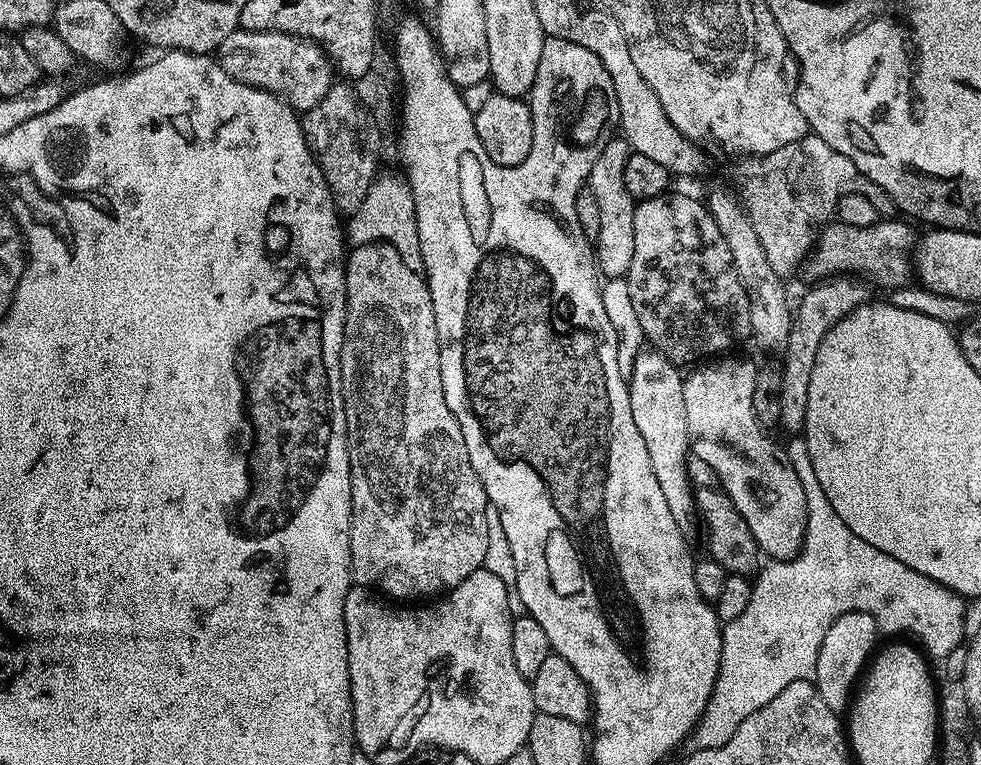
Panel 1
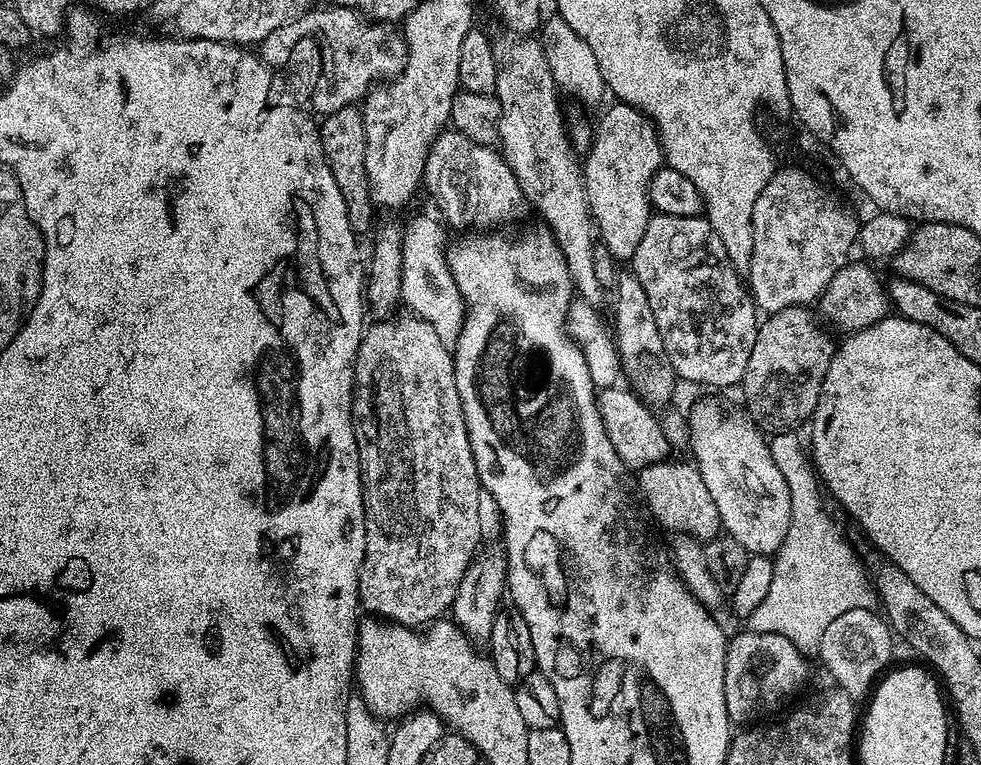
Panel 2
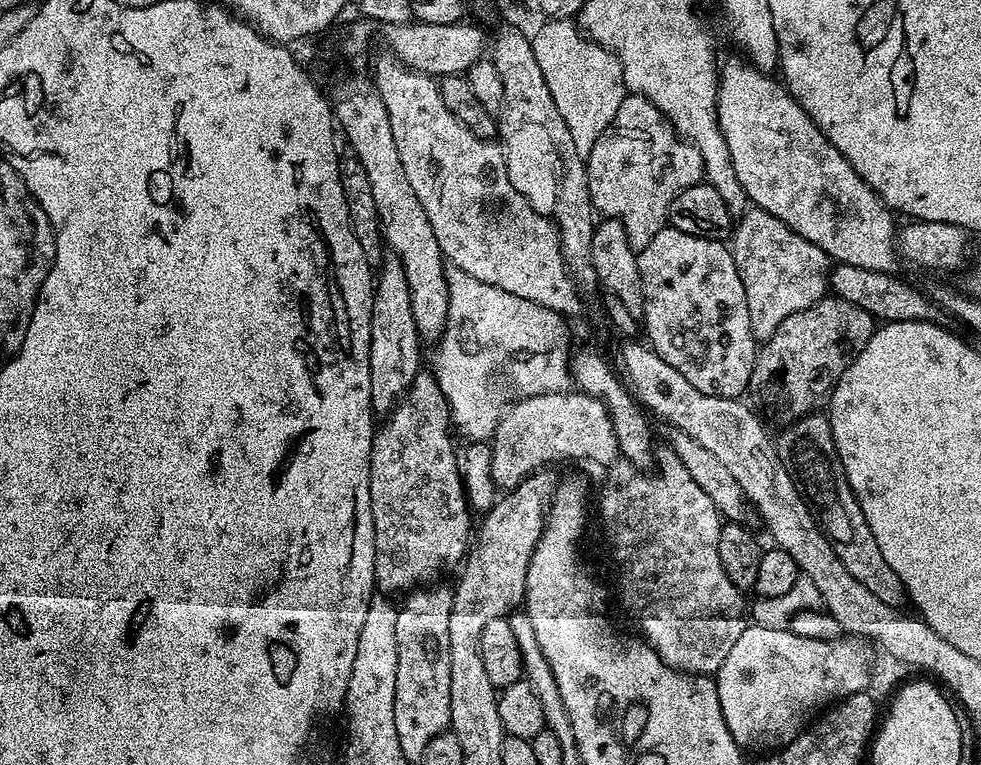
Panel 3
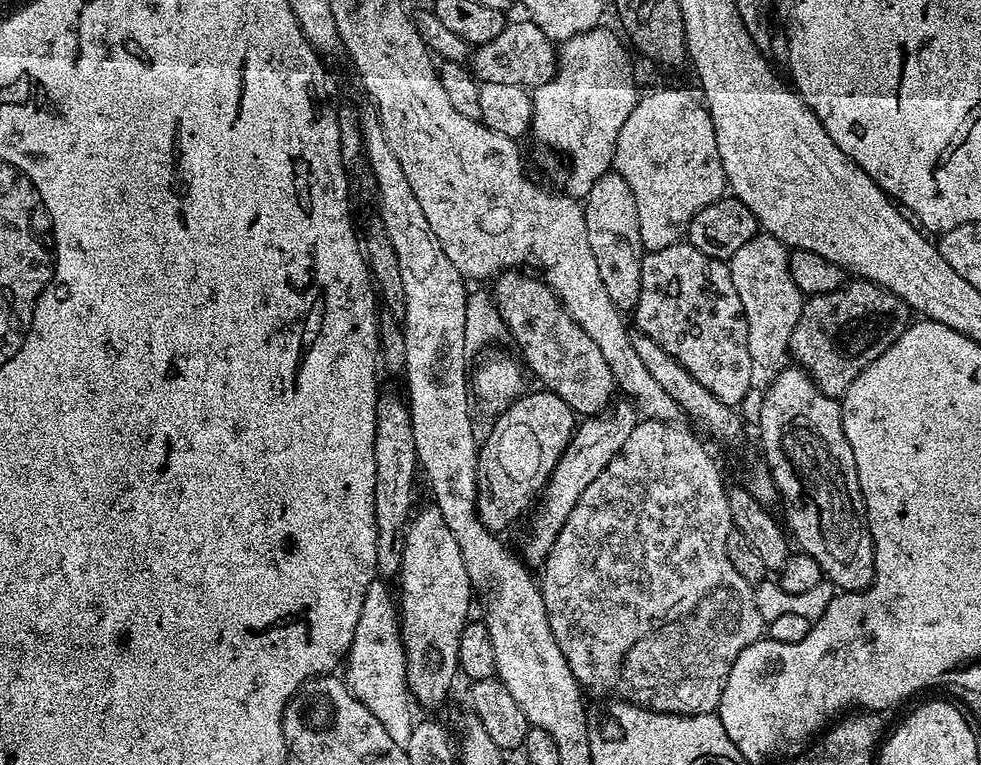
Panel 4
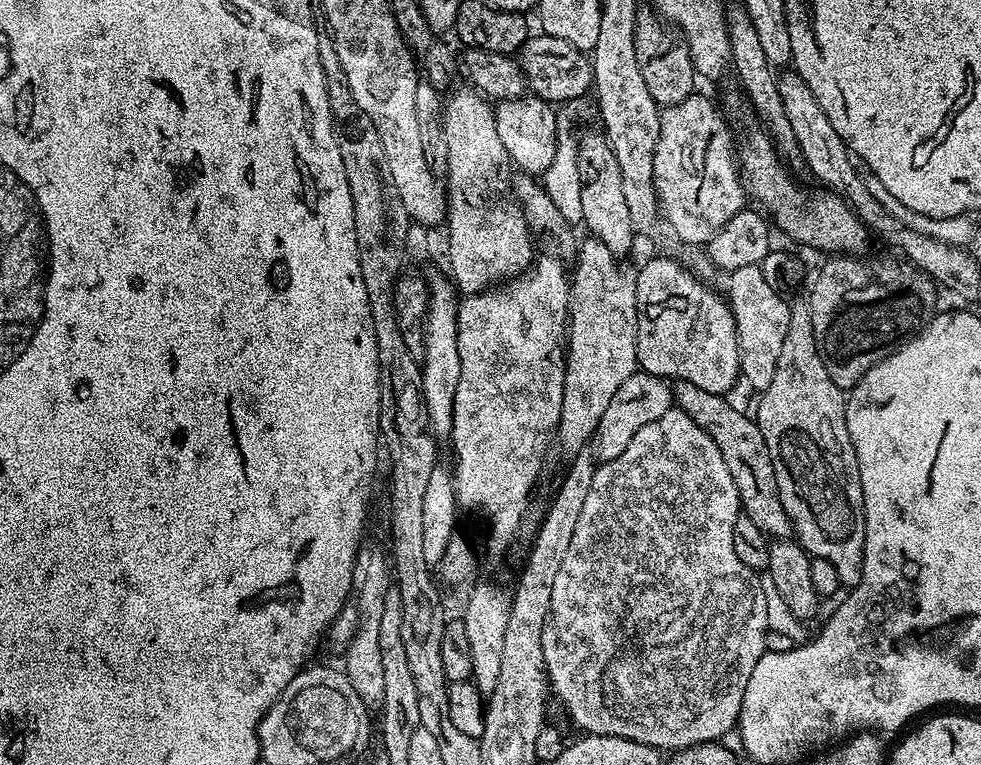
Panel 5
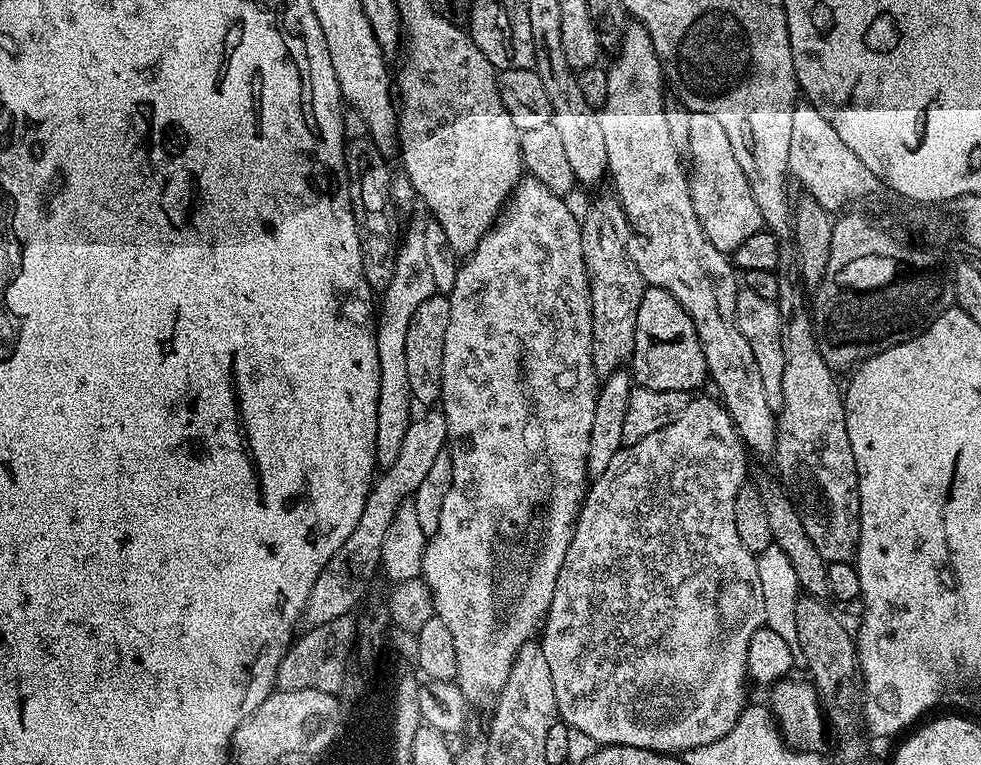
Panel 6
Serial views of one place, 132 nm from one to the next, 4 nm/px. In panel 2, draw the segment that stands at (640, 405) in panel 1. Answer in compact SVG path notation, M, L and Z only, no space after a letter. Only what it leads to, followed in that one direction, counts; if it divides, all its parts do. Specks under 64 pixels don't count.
M635 274L621 275L614 291L616 298L616 332L614 344L621 365L632 376L636 383L635 391L649 405L664 404L676 392L678 377L672 369L670 358L666 354L666 346L662 346L662 334L658 334L658 322L654 322L654 310L650 307L650 298L646 298L646 290L642 290L642 282L638 282Z

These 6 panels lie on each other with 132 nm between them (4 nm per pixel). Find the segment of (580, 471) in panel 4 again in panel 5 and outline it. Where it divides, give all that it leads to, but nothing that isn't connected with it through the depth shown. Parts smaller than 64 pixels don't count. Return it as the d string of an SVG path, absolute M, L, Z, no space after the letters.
M637 370L614 394L610 406L606 406L606 414L602 414L602 422L598 422L598 430L594 437L596 459L607 462L619 457L628 446L631 438L650 422L658 422L658 418L674 407L673 385L665 377L651 376L649 372Z

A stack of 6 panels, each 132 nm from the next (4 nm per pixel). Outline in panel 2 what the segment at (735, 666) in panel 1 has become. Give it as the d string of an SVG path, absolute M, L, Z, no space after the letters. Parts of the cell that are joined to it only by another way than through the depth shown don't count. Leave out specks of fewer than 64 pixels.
M780 430L773 435L776 437L768 440L774 462L778 462L778 468L790 486L792 517L790 530L774 554L774 582L770 585L770 594L766 594L762 606L758 606L750 618L750 628L754 632L768 632L768 626L774 626L776 622L786 622L790 626L816 622L816 632L822 634L838 614L846 614L846 610L855 608L872 608L878 600L859 554L824 509L825 497L809 449L796 435L792 430Z

